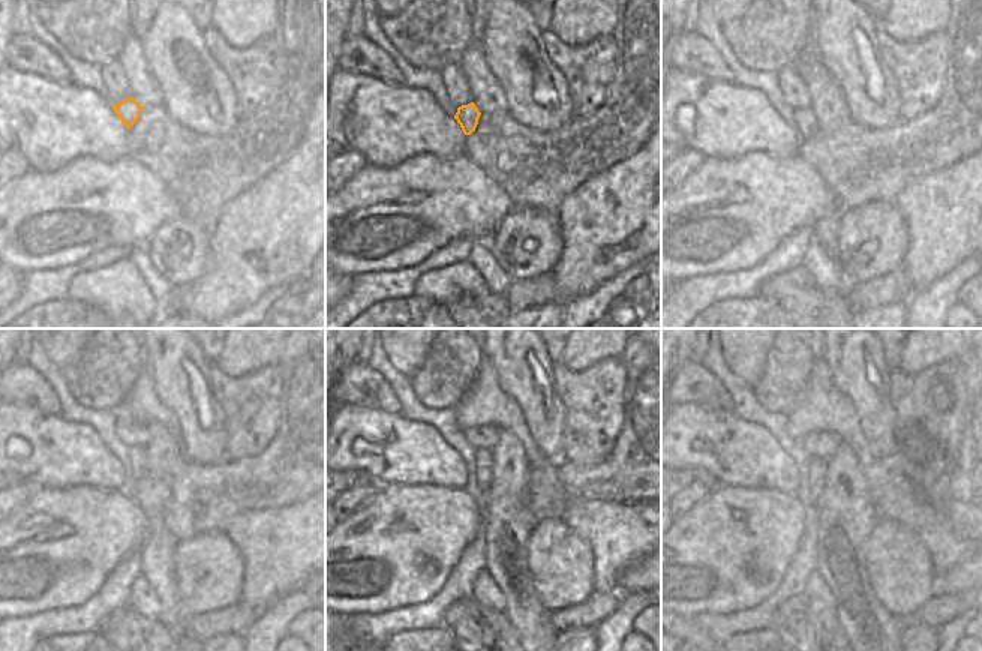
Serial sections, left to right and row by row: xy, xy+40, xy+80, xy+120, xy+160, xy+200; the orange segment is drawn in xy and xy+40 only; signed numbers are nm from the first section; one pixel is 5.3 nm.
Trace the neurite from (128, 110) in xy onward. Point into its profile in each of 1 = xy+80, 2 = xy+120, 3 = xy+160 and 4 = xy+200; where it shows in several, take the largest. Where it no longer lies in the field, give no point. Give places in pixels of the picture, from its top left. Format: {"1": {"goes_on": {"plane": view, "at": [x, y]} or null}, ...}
{"1": {"goes_on": {"plane": "xy+80", "at": [804, 119]}}, "2": {"goes_on": {"plane": "xy+120", "at": [137, 455]}}, "3": {"goes_on": {"plane": "xy+160", "at": [483, 465]}}, "4": {"goes_on": {"plane": "xy+200", "at": [817, 471]}}}

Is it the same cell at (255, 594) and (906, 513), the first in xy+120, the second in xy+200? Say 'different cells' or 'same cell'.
same cell

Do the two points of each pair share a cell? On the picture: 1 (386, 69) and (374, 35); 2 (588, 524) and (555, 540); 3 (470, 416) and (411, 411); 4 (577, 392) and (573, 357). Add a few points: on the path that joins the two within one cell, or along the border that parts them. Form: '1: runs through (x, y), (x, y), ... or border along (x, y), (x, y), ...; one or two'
1: border along (365, 35), (399, 71); two
2: border along (561, 519), (588, 545), (592, 561); two
3: border along (453, 411), (456, 425), (462, 429); two
4: border along (607, 359), (580, 371), (570, 371), (559, 363); two

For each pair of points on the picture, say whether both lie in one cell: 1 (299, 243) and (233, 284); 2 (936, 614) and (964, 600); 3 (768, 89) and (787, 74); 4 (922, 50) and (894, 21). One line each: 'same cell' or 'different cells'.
1: same cell
2: same cell
3: different cells
4: different cells

